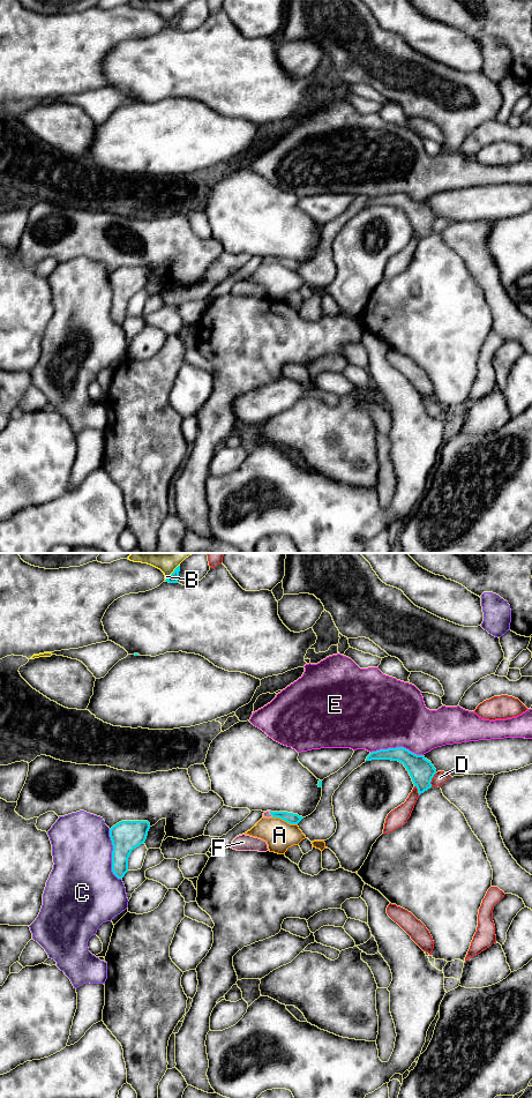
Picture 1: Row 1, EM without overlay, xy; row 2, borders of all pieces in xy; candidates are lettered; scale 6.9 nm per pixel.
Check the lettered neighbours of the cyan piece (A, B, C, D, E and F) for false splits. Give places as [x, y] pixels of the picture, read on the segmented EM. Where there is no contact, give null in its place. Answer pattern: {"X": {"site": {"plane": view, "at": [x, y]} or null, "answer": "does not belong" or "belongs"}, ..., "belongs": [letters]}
{"A": {"site": {"plane": "xy", "at": [285, 820]}, "answer": "does not belong"}, "B": {"site": {"plane": "xy", "at": [172, 573]}, "answer": "does not belong"}, "C": {"site": {"plane": "xy", "at": [112, 854]}, "answer": "does not belong"}, "D": {"site": {"plane": "xy", "at": [431, 779]}, "answer": "does not belong"}, "E": {"site": {"plane": "xy", "at": [397, 747]}, "answer": "does not belong"}, "F": {"site": {"plane": "xy", "at": [270, 813]}, "answer": "belongs"}, "belongs": ["F"]}

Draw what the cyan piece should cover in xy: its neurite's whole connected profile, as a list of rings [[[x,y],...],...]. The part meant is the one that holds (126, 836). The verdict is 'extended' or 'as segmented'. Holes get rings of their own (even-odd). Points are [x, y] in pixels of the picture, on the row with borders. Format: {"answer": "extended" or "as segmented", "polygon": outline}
{"answer": "as segmented", "polygon": [[[121,821],[110,829],[112,872],[118,879],[128,872],[128,858],[134,849],[145,842],[149,829],[148,821]]]}

